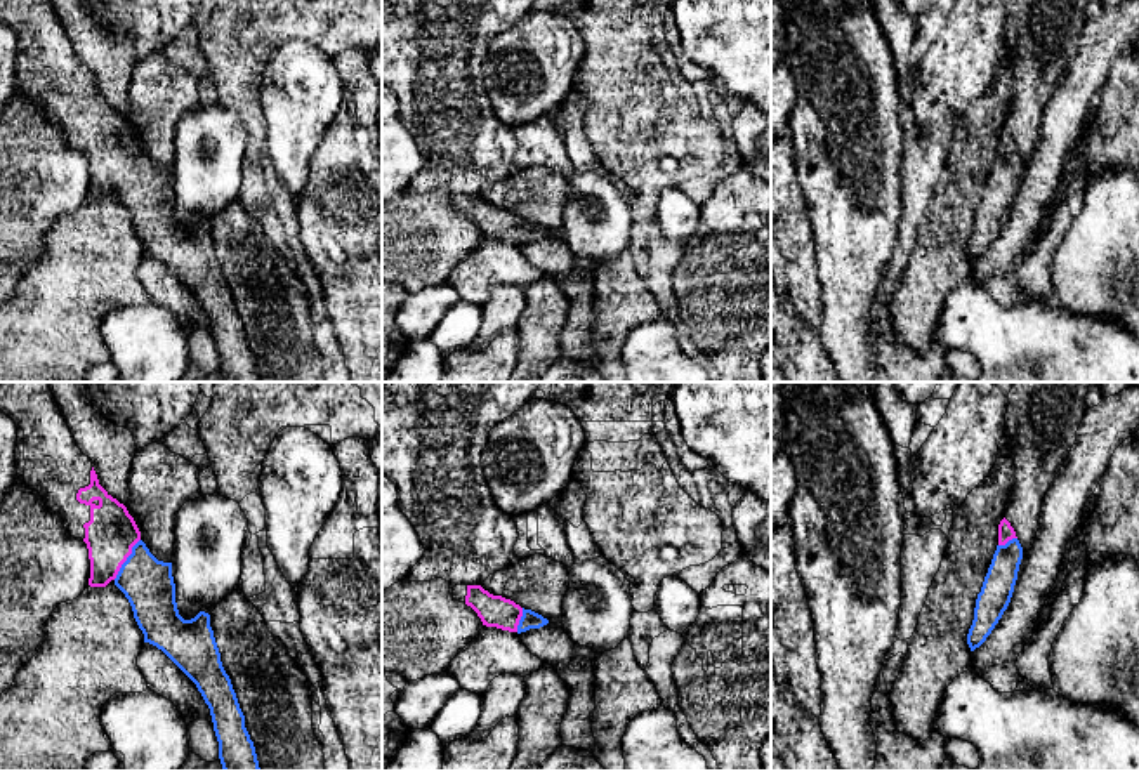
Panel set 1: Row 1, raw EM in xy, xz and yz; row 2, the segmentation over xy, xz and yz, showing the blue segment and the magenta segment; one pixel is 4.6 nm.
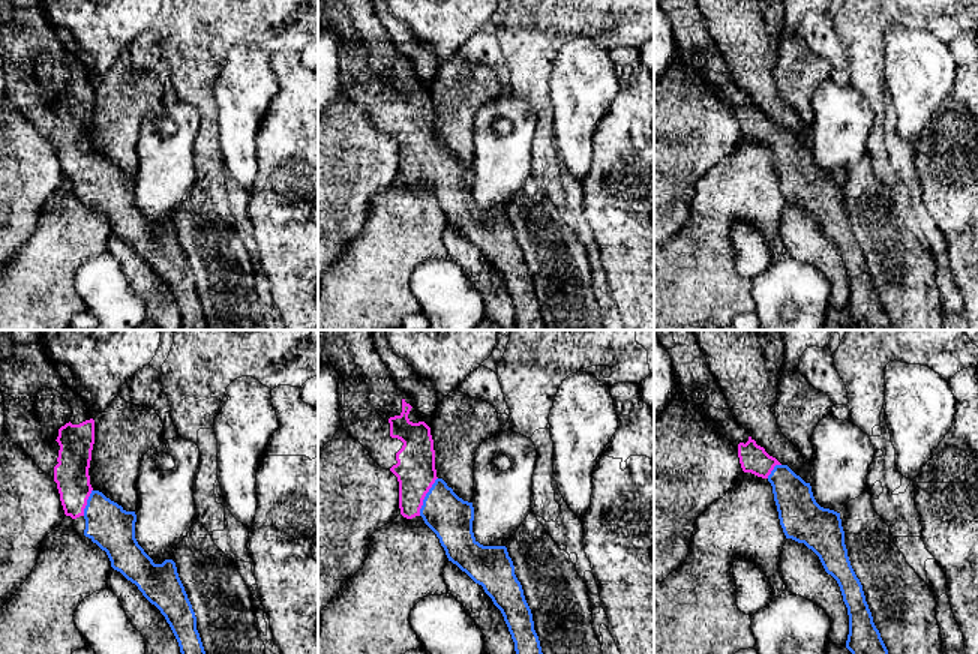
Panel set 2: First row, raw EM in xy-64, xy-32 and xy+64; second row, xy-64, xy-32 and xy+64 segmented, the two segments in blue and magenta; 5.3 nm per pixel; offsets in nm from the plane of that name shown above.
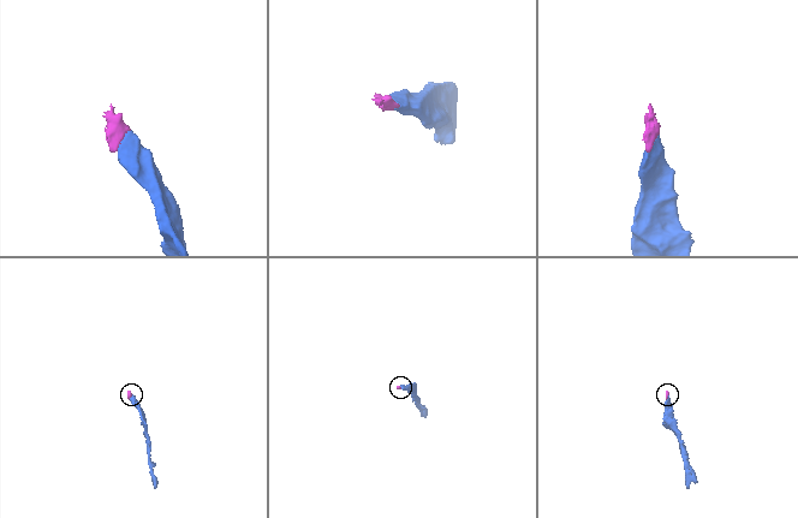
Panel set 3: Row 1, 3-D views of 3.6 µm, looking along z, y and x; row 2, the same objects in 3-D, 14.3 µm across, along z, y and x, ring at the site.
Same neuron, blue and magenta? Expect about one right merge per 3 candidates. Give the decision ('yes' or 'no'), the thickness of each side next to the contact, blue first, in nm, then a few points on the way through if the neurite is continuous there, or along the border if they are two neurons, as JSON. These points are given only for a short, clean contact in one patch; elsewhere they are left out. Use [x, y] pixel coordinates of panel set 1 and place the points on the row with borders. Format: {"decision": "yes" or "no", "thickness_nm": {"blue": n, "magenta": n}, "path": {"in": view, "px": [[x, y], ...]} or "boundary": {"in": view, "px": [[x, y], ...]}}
{"decision": "yes", "thickness_nm": {"blue": 240, "magenta": 240}, "path": {"in": "xy", "px": [[148, 584], [127, 560], [115, 547], [111, 532]]}}

